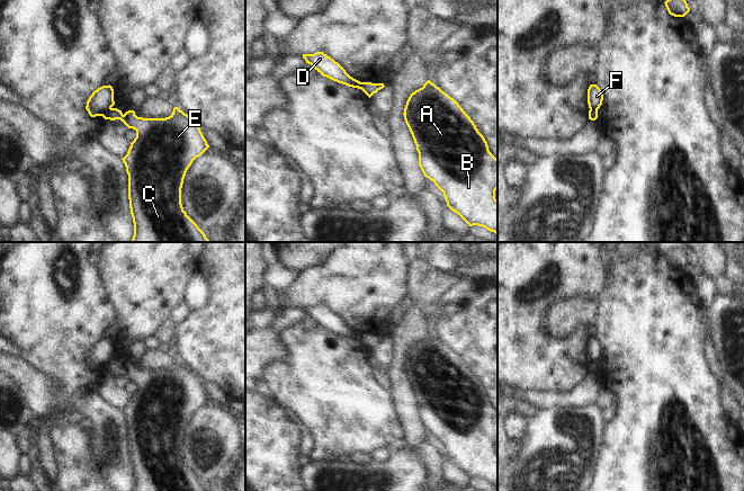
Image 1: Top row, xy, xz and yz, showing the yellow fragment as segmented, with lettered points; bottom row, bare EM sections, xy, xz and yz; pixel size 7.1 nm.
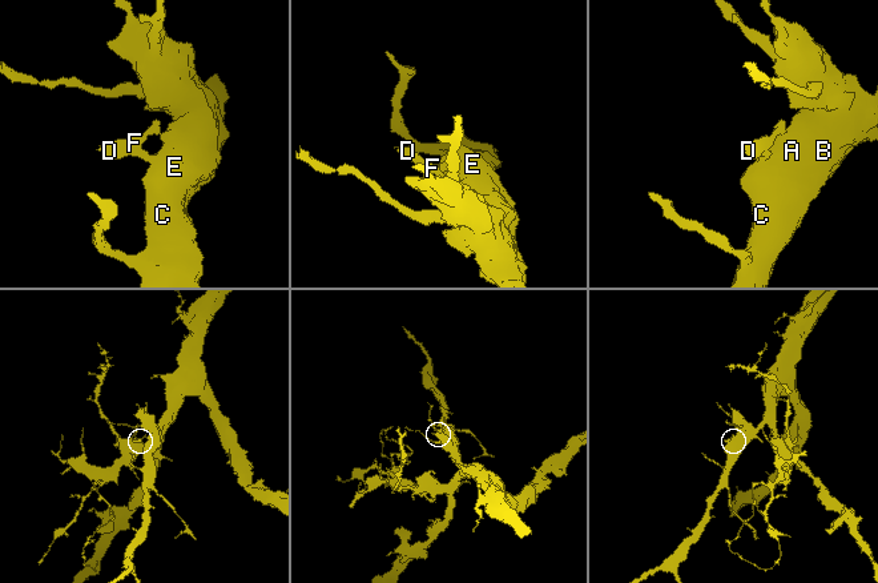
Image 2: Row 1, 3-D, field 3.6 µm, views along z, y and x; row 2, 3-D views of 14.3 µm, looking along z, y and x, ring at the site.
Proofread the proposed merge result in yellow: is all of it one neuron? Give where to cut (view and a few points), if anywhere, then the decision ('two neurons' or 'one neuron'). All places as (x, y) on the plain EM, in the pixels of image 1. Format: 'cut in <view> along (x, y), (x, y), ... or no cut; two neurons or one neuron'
cut in xy along (110, 359), (102, 368); two neurons

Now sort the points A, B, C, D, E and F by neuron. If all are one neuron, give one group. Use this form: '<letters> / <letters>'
A B C E / D F

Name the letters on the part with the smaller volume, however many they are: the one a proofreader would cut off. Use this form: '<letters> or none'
D, F

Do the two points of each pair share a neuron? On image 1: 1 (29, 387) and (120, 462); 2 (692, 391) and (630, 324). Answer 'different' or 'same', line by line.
1: same
2: same

